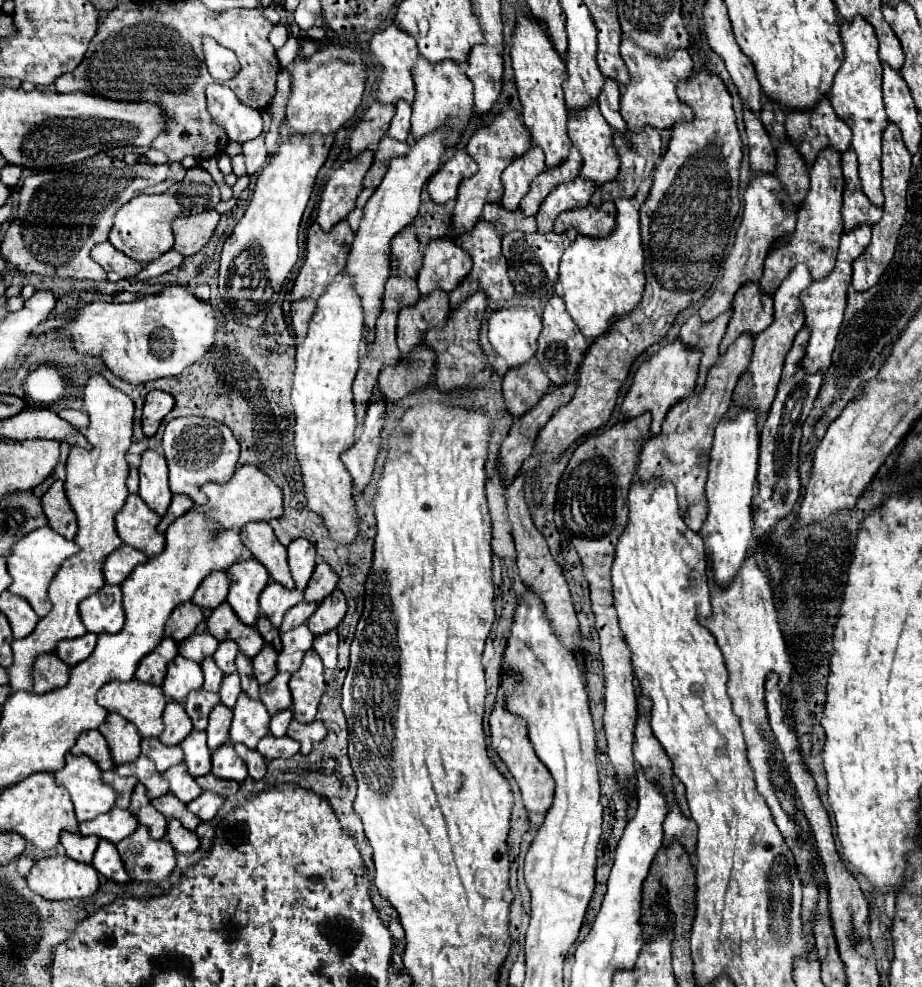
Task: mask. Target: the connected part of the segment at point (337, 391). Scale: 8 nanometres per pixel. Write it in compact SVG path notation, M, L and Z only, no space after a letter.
M339 273L333 283L329 283L327 291L317 299L317 309L309 321L309 331L305 339L297 345L297 369L293 377L293 393L291 403L295 409L295 451L297 461L301 465L303 473L303 485L305 485L305 497L307 507L315 513L319 513L325 521L325 525L331 531L331 537L343 543L353 541L357 535L357 513L353 507L353 481L349 477L347 467L341 461L341 453L349 449L349 445L355 441L355 405L353 405L353 377L357 373L357 365L361 359L361 347L363 347L363 335L365 335L365 315L361 307L361 297L355 293L353 287L353 275Z

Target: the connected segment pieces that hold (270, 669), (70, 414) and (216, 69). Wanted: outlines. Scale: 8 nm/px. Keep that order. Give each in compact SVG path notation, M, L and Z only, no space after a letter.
M265 645L255 657L253 657L253 669L259 685L269 683L277 675L277 651L271 645Z
M61 409L59 411L59 417L65 419L67 423L71 423L73 427L85 427L89 423L87 413L85 411L79 411L79 409Z
M215 39L203 41L203 53L205 53L205 63L209 67L209 73L215 79L227 81L237 73L237 57L233 51L225 49L219 45Z

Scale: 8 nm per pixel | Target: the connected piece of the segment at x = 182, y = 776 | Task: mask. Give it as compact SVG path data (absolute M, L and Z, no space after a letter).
M175 765L173 769L167 769L163 773L163 779L169 783L169 791L183 803L189 803L197 795L201 795L201 789L197 789L195 779L185 773L185 765Z

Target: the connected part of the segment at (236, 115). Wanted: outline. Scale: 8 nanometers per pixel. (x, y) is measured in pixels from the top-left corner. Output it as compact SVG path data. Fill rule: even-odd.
M219 83L207 87L207 111L217 125L221 125L229 141L245 143L263 133L261 111L243 105L237 95Z

